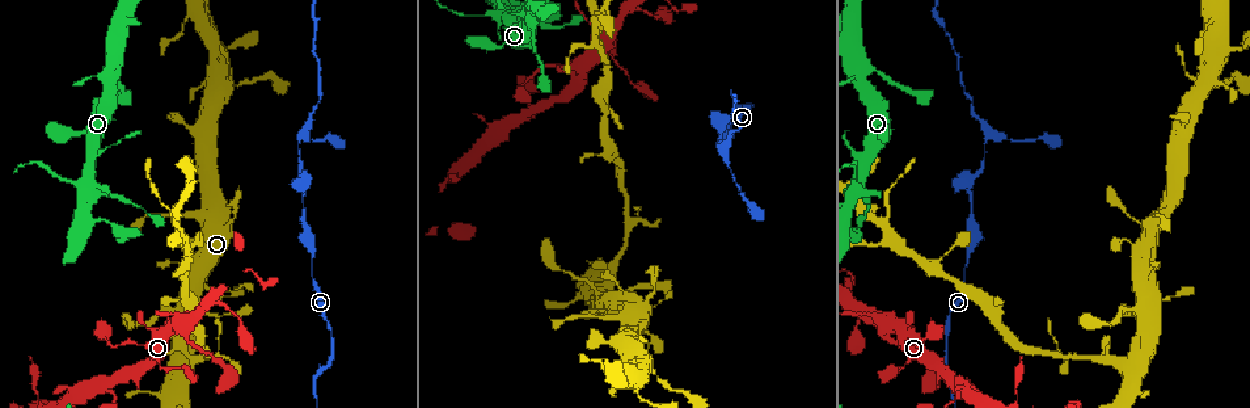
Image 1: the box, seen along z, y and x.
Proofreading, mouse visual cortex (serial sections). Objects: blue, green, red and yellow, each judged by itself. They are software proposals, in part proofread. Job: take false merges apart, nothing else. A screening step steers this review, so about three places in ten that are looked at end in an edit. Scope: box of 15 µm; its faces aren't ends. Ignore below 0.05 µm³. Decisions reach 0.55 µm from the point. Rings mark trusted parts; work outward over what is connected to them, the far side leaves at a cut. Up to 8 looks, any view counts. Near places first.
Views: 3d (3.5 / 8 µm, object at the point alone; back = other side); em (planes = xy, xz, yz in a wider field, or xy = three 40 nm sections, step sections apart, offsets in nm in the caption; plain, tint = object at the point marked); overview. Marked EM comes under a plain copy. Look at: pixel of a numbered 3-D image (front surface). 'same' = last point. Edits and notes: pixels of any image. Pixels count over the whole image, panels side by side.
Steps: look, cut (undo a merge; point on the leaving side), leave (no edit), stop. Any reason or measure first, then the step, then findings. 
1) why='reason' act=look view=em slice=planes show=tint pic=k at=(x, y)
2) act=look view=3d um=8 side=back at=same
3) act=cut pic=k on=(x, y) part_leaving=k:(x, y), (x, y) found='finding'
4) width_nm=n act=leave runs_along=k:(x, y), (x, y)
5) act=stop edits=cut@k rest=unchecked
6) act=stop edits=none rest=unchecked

why='abrupt turn' act=look view=3d um=8 pic=1 at=(626, 224)

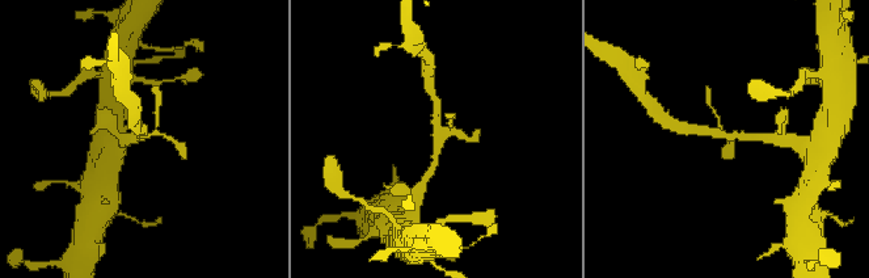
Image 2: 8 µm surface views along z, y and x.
why='need the tissue' act=look view=em slice=xy step=2 show=tint pic=2 at=(729, 134)

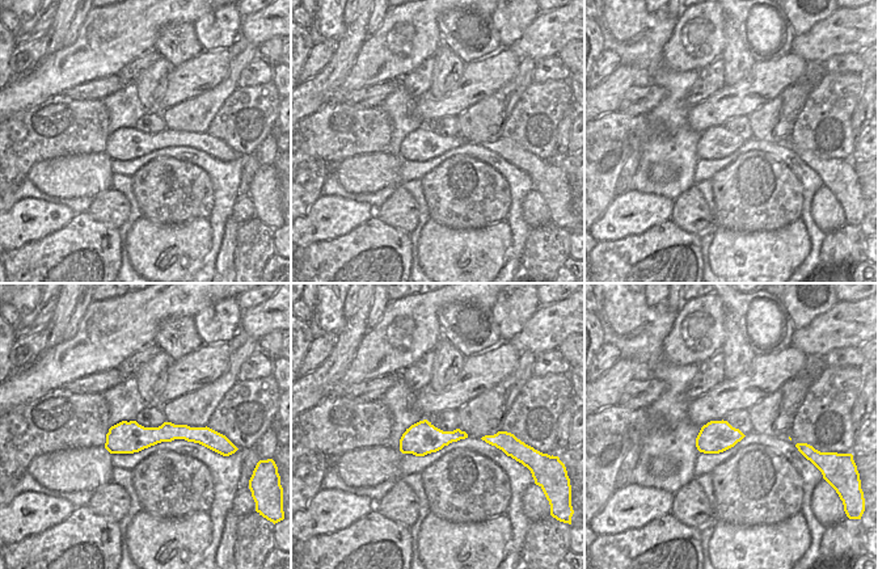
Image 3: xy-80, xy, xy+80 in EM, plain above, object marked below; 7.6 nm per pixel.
act=leave runs_along=2:(767, 139), (694, 130) found='one cell here'

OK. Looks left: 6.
why='sharp bend' act=look view=3d um=8 pic=1 at=(298, 137)

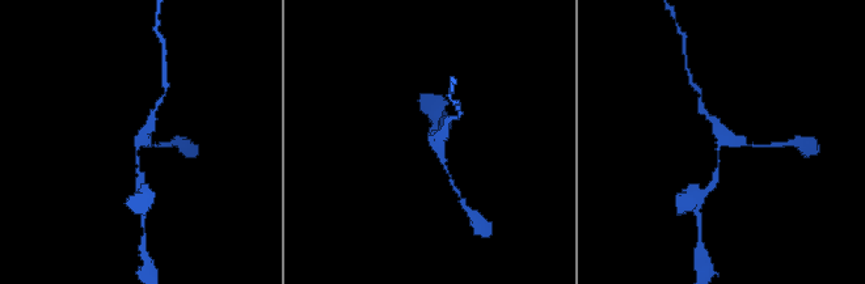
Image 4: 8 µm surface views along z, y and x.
why='closer look' act=look view=3d um=3.5 pic=4 at=(140, 143)

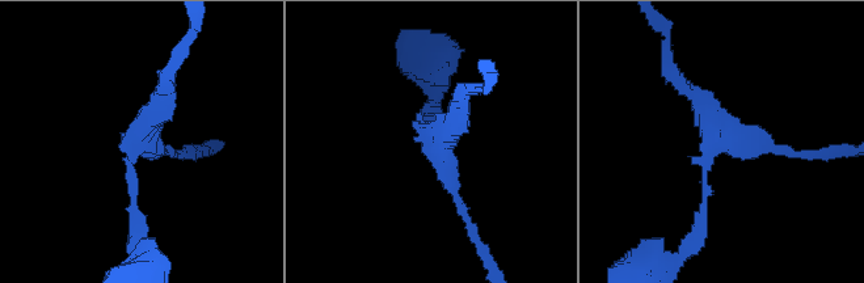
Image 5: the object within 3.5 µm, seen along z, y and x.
arms=3 arm_widths_nm=100,150,200 why='now the EM' act=look view=em slice=planes show=tint pic=5 at=(429, 136)

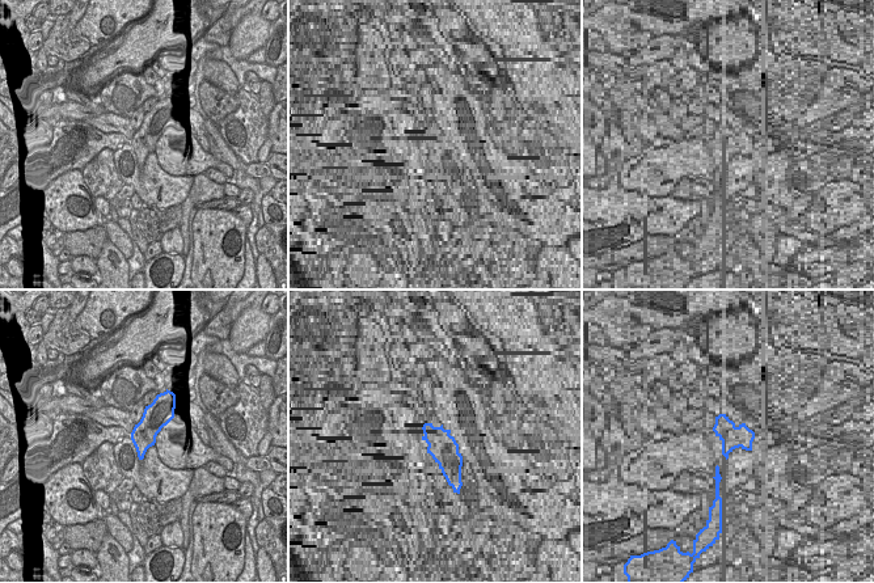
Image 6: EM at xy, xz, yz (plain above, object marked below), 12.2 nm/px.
act=leave runs_along=5:(699, 220), (716, 140), (793, 152) found='continuous, no second cell'

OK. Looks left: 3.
why='looks like a crossing' act=look view=3d um=3.5 pic=1 at=(531, 27)

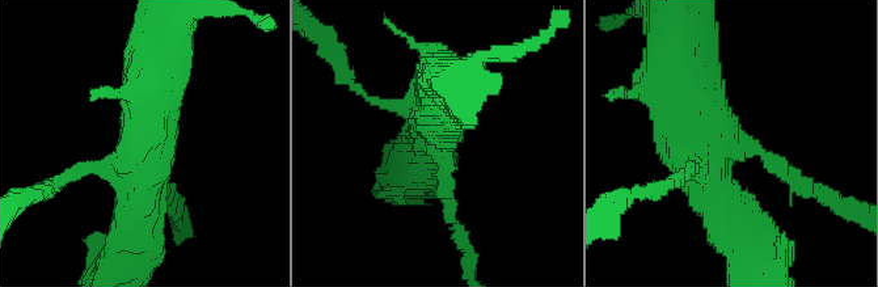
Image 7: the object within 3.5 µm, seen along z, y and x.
arms=4 arm_widths_nm=150,200,500,700 why='now the EM' act=look view=em slice=xy step=5 show=tint pic=7 at=(736, 148)

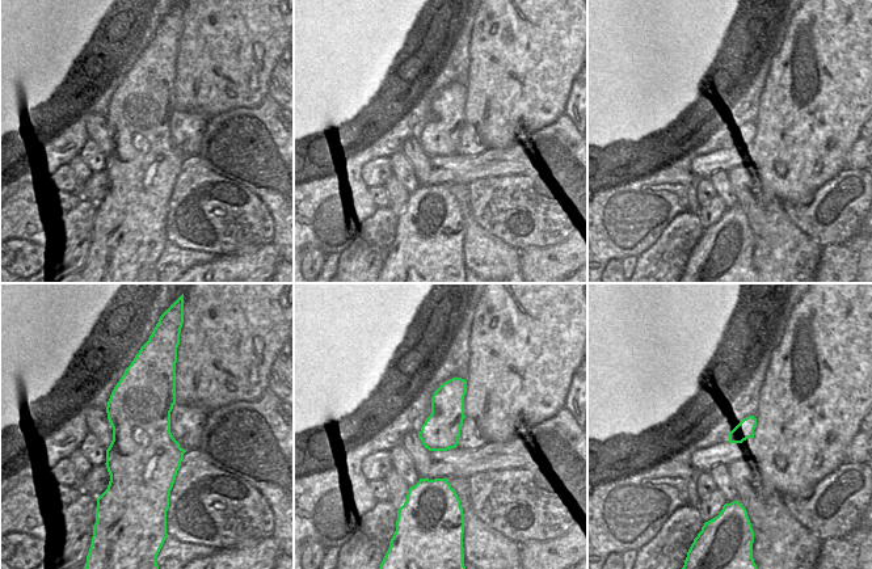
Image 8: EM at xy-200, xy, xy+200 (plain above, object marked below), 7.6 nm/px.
why='another direction' act=look view=em slice=xy step=3 show=tint at=same

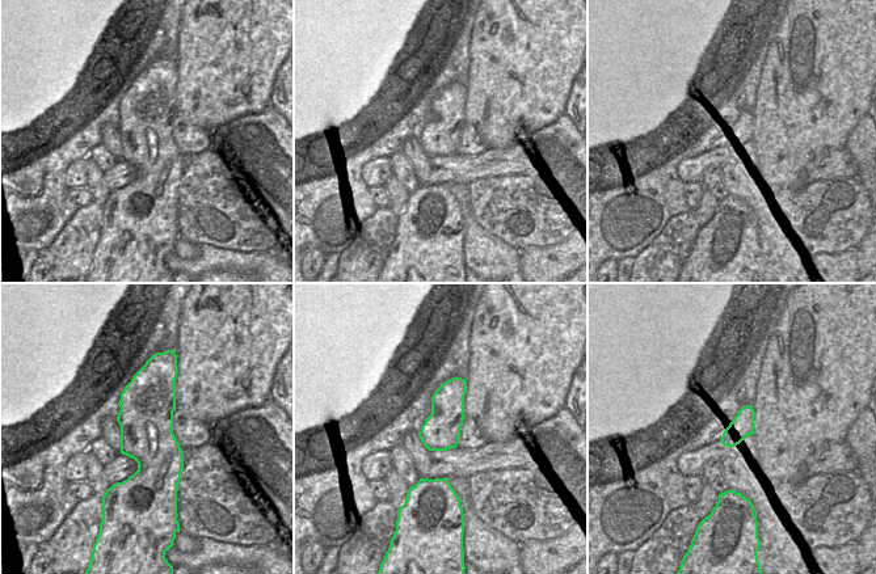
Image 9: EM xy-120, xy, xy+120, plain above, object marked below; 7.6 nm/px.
act=leave runs_along=7:(734, 231), (674, 74) found='one cell here'

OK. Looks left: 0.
act=stop edits=none rest=unchecked

